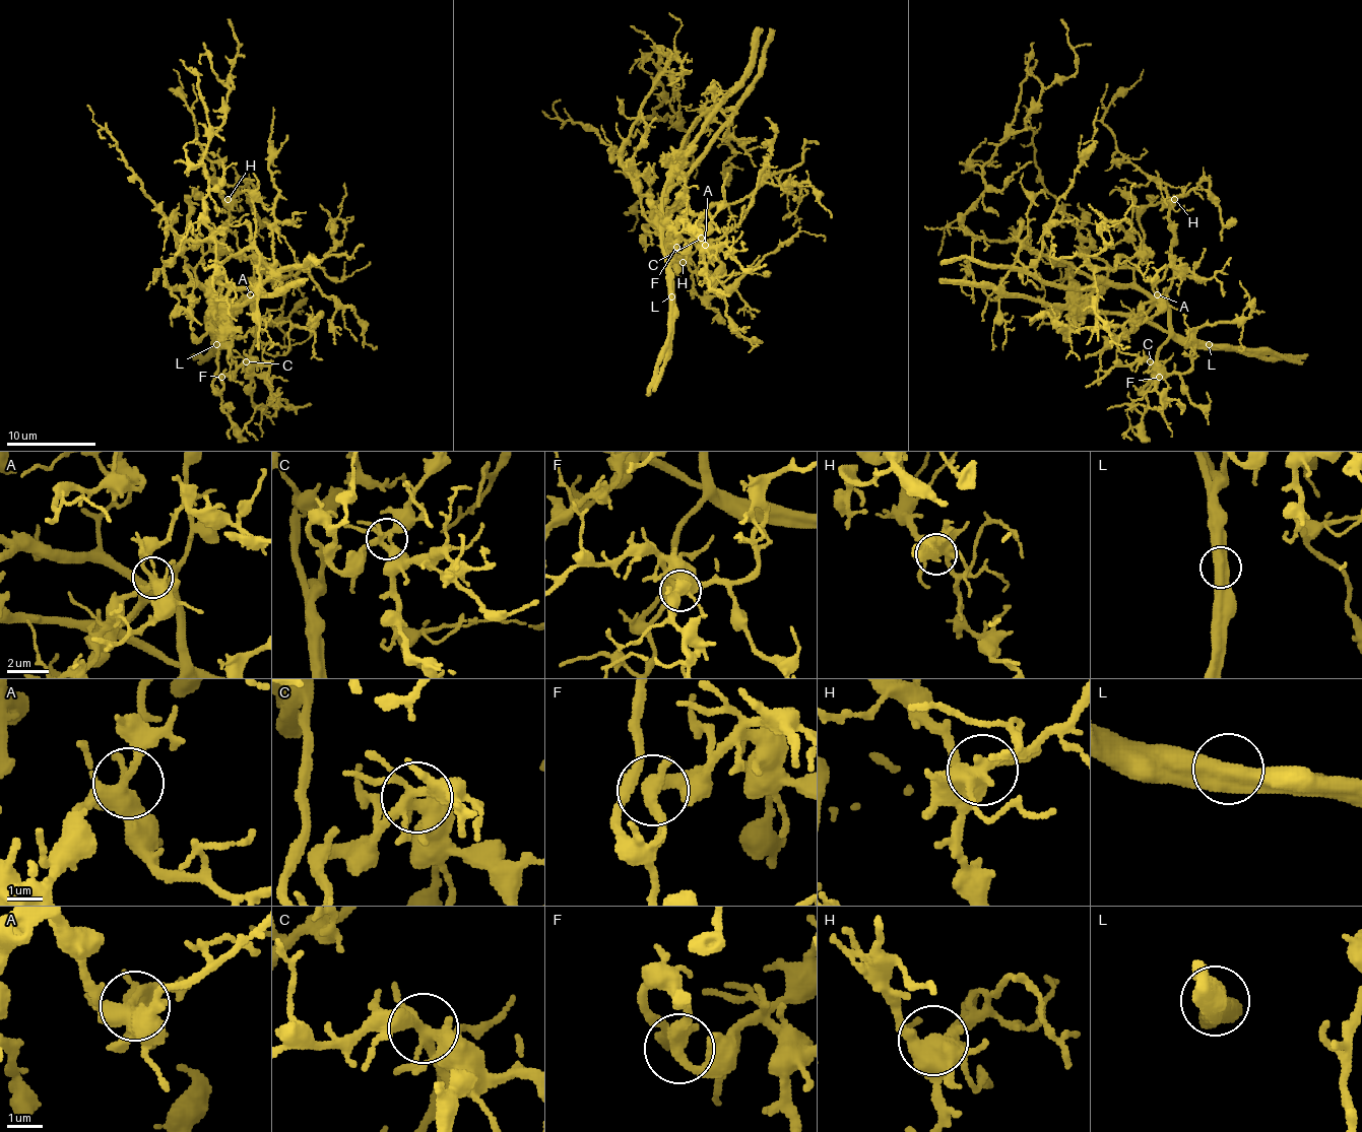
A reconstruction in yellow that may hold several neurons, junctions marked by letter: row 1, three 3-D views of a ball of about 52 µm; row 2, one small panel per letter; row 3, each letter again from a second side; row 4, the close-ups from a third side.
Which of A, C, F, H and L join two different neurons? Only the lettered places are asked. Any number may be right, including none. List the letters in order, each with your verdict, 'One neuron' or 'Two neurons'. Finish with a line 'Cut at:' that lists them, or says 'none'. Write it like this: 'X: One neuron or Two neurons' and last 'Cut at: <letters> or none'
A: One neuron
C: One neuron
F: One neuron
H: One neuron
L: Two neurons
Cut at: L

